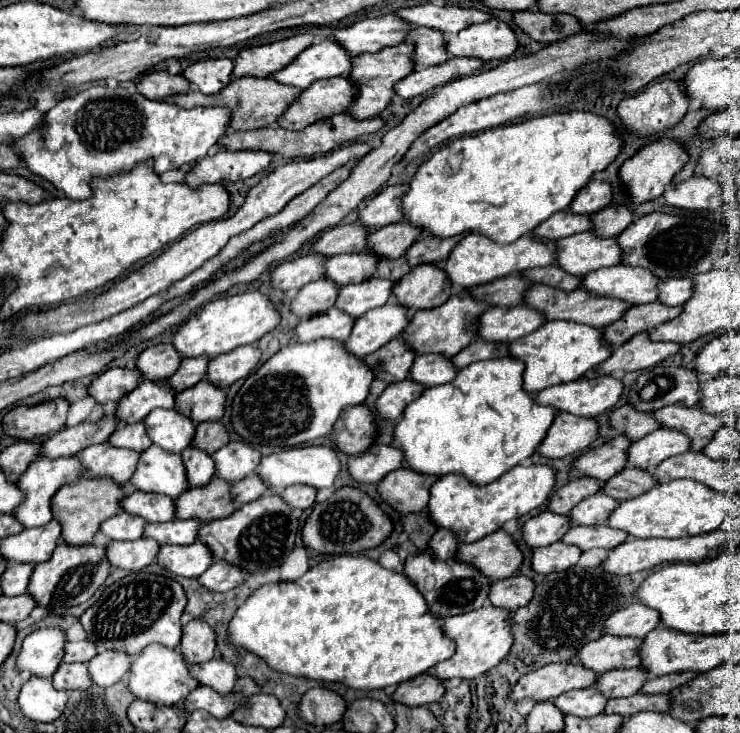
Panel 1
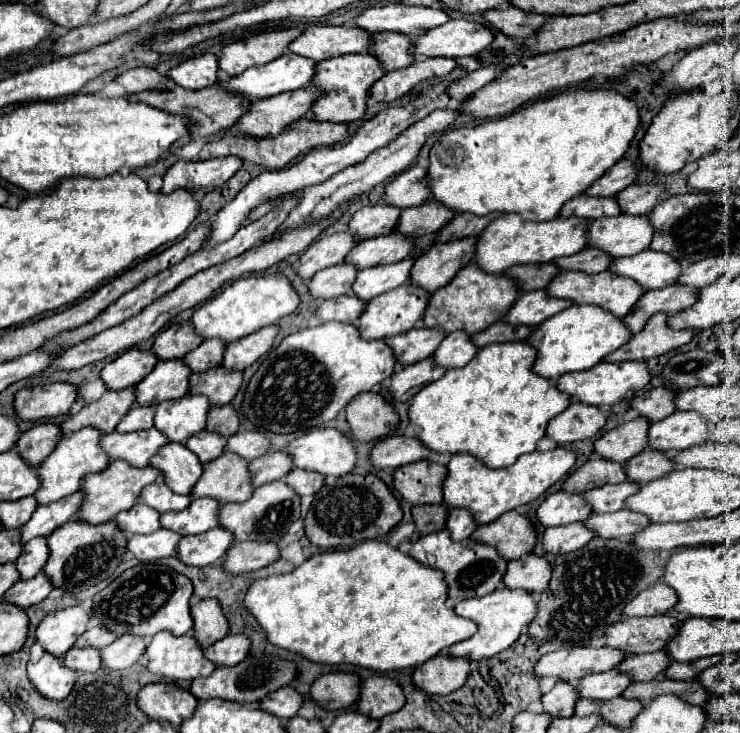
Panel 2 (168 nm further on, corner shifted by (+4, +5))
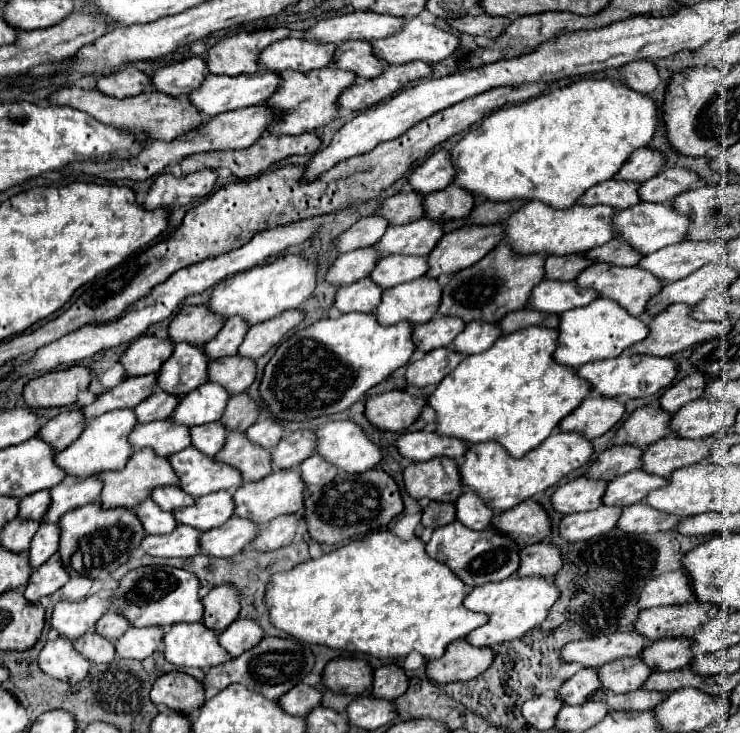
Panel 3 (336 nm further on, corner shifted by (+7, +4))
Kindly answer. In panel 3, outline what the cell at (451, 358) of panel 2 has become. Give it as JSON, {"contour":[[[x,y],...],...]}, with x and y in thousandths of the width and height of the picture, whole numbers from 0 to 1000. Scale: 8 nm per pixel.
{"contour":[[[639,438],[631,441],[628,452],[623,457],[618,457],[618,462],[612,465],[612,473],[623,482],[639,484],[639,482],[653,482],[658,479],[674,460],[680,457],[680,452],[674,449],[672,441],[653,441],[653,438]]]}

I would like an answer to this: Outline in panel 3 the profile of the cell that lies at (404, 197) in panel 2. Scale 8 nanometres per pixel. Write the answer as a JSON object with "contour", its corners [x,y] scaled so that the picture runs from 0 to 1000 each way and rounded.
{"contour":[[[609,201],[588,206],[572,225],[566,225],[555,239],[553,250],[561,261],[577,266],[585,261],[596,261],[615,244],[615,231],[609,225]]]}

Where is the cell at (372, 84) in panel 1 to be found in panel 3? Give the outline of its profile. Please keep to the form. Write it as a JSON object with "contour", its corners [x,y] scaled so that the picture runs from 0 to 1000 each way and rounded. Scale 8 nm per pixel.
{"contour":[[[450,89],[418,97],[407,102],[404,97],[382,97],[380,113],[374,116],[374,124],[358,135],[358,146],[364,146],[372,154],[369,168],[364,171],[366,184],[404,184],[415,179],[426,179],[436,171],[442,171],[450,160],[455,160],[455,135],[464,127],[466,119],[480,113],[482,105],[474,97],[461,97]]]}

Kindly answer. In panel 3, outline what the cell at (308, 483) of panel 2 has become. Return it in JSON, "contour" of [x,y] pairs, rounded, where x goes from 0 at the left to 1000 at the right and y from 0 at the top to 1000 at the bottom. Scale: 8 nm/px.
{"contour":[[[420,621],[407,632],[407,651],[415,662],[442,662],[455,648],[455,637],[442,632],[434,621]]]}

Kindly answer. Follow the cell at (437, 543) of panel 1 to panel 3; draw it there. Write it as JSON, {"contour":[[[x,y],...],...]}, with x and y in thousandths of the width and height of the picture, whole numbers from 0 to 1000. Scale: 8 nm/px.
{"contour":[[[628,670],[618,681],[618,711],[628,714],[634,722],[653,724],[664,716],[669,697],[655,689],[655,683],[642,670]]]}

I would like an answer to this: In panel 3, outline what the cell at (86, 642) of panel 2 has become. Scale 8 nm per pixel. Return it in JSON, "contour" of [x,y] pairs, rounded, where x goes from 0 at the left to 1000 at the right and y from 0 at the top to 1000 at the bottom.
{"contour":[[[147,834],[145,839],[139,839],[128,855],[128,861],[134,866],[142,866],[145,872],[161,872],[172,858],[177,855],[177,850],[158,834]]]}

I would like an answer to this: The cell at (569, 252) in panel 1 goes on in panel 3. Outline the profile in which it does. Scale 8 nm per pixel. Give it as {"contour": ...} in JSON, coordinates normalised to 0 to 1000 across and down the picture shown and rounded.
{"contour":[[[866,274],[831,293],[831,312],[836,315],[836,323],[850,329],[869,348],[891,342],[891,340],[912,334],[912,332],[920,332],[931,315],[931,307],[934,307],[931,293],[923,293],[923,291],[912,288],[907,280],[893,280],[893,277],[869,277]]]}

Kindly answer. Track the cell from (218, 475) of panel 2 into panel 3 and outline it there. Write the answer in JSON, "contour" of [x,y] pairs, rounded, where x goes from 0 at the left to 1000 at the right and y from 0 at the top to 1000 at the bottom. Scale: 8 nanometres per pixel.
{"contour":[[[309,588],[307,604],[296,615],[293,626],[309,632],[312,637],[320,637],[331,656],[350,656],[369,643],[366,615],[347,604],[339,604],[326,588]]]}

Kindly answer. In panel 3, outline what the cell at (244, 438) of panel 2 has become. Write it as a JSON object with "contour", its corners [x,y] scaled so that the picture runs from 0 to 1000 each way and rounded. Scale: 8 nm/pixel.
{"contour":[[[358,572],[358,574],[347,574],[342,583],[334,585],[334,596],[342,604],[350,604],[361,613],[374,610],[374,604],[380,602],[380,596],[385,593],[385,583],[369,572]]]}

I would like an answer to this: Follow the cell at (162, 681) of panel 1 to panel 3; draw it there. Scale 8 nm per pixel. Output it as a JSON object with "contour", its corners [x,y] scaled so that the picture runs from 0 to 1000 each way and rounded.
{"contour":[[[239,850],[223,869],[223,899],[242,910],[285,913],[315,896],[296,880],[296,861],[277,855],[277,850]]]}

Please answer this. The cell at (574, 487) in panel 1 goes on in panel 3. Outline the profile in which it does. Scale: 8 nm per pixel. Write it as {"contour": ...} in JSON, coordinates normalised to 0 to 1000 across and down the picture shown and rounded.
{"contour":[[[828,607],[809,621],[809,626],[796,637],[796,653],[826,656],[831,648],[845,648],[850,643],[869,637],[869,613],[858,607]]]}

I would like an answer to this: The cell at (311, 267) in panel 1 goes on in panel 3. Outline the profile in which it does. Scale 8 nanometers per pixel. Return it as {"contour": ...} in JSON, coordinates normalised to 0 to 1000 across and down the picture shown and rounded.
{"contour":[[[515,293],[491,296],[474,312],[469,312],[464,321],[455,323],[455,329],[453,329],[455,342],[469,345],[469,342],[477,342],[485,337],[499,337],[520,321],[523,310],[526,310],[526,304]]]}

